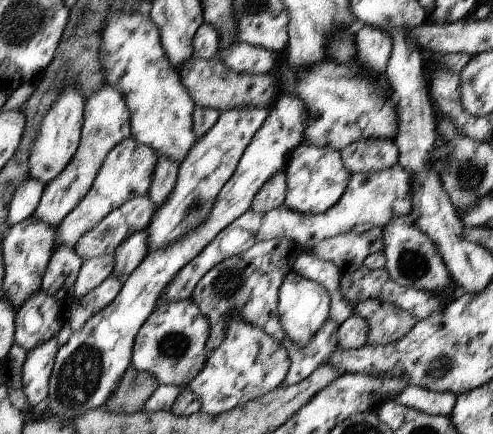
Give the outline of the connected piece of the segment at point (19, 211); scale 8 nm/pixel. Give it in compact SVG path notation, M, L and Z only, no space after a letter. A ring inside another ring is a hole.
M27 179L15 191L8 208L8 225L16 225L34 216L41 202L45 185L40 180Z

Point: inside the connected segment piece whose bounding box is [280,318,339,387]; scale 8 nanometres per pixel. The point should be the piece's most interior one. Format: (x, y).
(324, 343)

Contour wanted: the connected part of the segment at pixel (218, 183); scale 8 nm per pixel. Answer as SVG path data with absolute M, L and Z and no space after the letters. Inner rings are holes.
M250 106L221 112L220 119L199 138L180 164L176 185L166 204L154 212L154 218L146 228L149 252L166 247L185 236L210 215L218 194L234 175L240 158L256 132L264 125L268 114L269 109Z

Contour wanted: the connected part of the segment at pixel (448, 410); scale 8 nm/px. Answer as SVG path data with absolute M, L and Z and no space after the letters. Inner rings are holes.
M408 385L396 399L386 398L382 403L394 400L407 408L430 415L451 416L457 396L450 392L432 391L428 388Z

